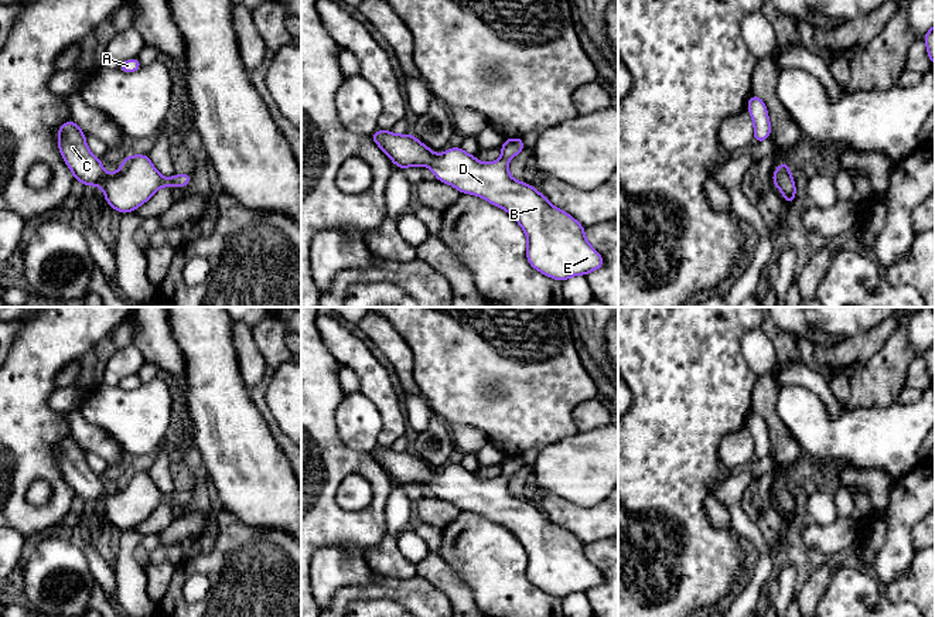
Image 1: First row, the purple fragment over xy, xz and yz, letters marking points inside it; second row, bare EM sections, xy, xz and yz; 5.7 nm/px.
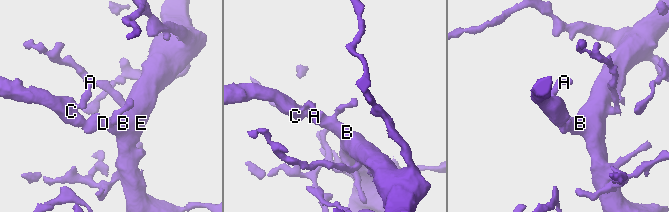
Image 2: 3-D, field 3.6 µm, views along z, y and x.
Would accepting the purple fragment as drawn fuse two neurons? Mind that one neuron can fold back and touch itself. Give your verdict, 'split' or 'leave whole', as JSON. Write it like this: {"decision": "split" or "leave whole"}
{"decision": "leave whole"}

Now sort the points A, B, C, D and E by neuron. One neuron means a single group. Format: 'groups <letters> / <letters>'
groups A B C D E

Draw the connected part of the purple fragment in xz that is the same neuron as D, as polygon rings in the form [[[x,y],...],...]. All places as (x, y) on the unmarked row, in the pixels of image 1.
[[[376,447],[371,456],[397,485],[426,483],[439,498],[461,511],[474,511],[505,526],[523,546],[526,576],[538,589],[563,600],[604,583],[604,575],[587,559],[581,541],[553,524],[533,502],[509,492],[508,478],[525,466],[522,454],[505,456],[501,475],[492,480],[481,480],[461,464],[436,471],[412,450]]]

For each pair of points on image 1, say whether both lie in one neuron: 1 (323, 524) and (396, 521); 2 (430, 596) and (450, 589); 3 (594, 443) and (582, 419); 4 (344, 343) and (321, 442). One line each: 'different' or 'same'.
1: different
2: different
3: different
4: different

